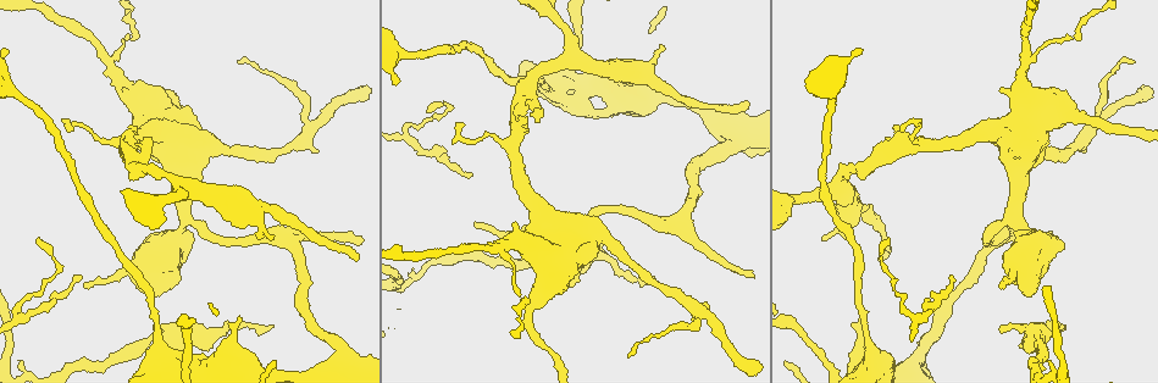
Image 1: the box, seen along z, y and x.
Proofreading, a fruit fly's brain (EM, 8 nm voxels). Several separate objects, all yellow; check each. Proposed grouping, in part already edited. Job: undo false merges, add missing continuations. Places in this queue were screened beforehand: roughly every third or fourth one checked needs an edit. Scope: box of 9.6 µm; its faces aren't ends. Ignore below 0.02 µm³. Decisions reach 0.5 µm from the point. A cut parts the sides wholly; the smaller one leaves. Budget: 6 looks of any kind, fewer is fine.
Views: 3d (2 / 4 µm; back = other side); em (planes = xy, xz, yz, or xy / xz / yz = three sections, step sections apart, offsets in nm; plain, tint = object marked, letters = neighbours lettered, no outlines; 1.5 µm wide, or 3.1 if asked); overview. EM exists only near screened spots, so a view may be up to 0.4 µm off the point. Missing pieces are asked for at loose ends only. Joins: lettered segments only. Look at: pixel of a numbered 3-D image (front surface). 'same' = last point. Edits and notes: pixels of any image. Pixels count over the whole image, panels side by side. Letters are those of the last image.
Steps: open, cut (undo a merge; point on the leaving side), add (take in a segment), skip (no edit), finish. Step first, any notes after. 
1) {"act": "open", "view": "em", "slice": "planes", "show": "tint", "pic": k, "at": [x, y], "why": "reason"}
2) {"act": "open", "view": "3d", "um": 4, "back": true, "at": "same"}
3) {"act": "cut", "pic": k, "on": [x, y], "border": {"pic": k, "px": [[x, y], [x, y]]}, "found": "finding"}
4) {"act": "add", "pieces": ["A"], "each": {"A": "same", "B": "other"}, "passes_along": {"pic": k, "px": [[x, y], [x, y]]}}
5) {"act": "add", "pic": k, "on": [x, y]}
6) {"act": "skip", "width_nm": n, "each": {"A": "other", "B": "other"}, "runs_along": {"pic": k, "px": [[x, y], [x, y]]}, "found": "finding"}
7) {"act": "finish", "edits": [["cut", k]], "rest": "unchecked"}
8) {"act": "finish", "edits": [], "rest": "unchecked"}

{"act": "open", "view": "em", "slice": "xz", "step": 4, "show": "tint", "pic": 1, "at": [900, 127], "why": "branch stops here"}

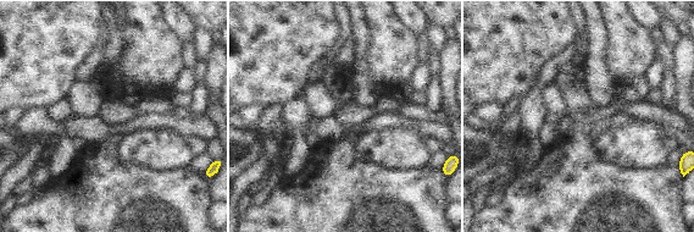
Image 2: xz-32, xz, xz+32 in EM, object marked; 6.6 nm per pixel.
{"act": "open", "view": "em", "slice": "planes", "show": "letters", "at": "same", "why": "another direction"}

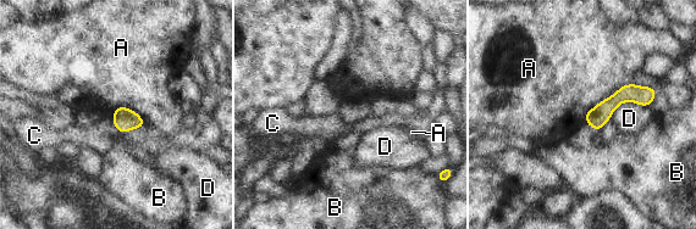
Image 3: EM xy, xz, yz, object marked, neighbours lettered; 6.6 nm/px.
{"act": "skip", "longest_contact_nm": ["A", 360], "each": {"A": "other", "B": "other", "C": "other", "D": "other"}, "border": {"pic": 3, "px": [[629, 83], [619, 87], [584, 113]]}, "found": "no lettered segment goes on from it"}

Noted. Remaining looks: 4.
{"act": "open", "view": "em", "slice": "planes", "show": "letters", "pic": 1, "at": [406, 137], "why": "branch point"}

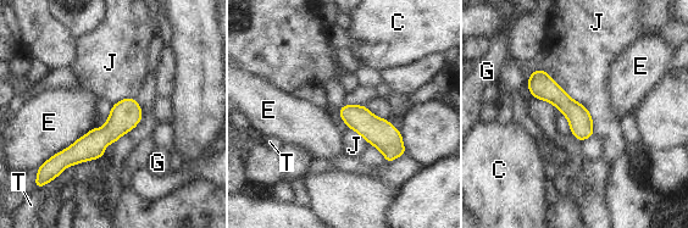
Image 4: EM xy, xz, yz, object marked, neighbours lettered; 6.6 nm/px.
{"act": "skip", "width_nm": 160, "longest_contact_nm": ["J", 550], "each": {"C": "other", "E": "other", "G": "other", "J": "other", "T": "other"}, "found": "one neuron here"}

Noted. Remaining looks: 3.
{"act": "open", "view": "em", "slice": "xy", "step": 8, "show": "letters", "pic": 1, "at": [78, 278]}

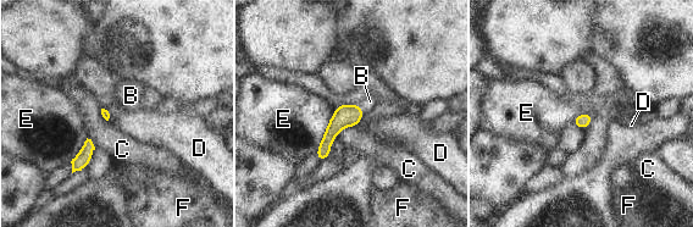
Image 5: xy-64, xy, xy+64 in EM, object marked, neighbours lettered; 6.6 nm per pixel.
{"act": "add", "pic": 5, "on": [370, 101], "each": {"B": "same", "C": "other", "D": "other", "E": "other", "F": "other"}, "passes_along": {"pic": 5, "px": [[344, 116], [360, 109], [370, 101]]}, "found": "it goes on there"}

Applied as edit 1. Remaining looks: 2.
{"act": "finish", "edits": [["add", 5]], "rest": "unchecked"}

